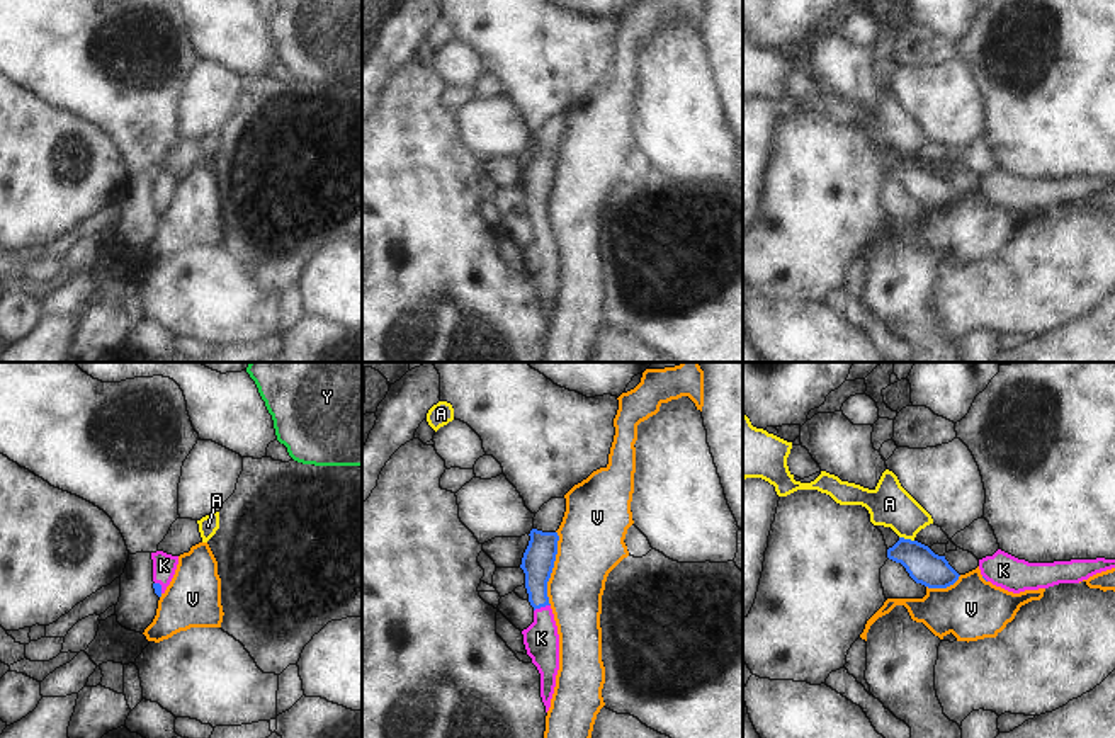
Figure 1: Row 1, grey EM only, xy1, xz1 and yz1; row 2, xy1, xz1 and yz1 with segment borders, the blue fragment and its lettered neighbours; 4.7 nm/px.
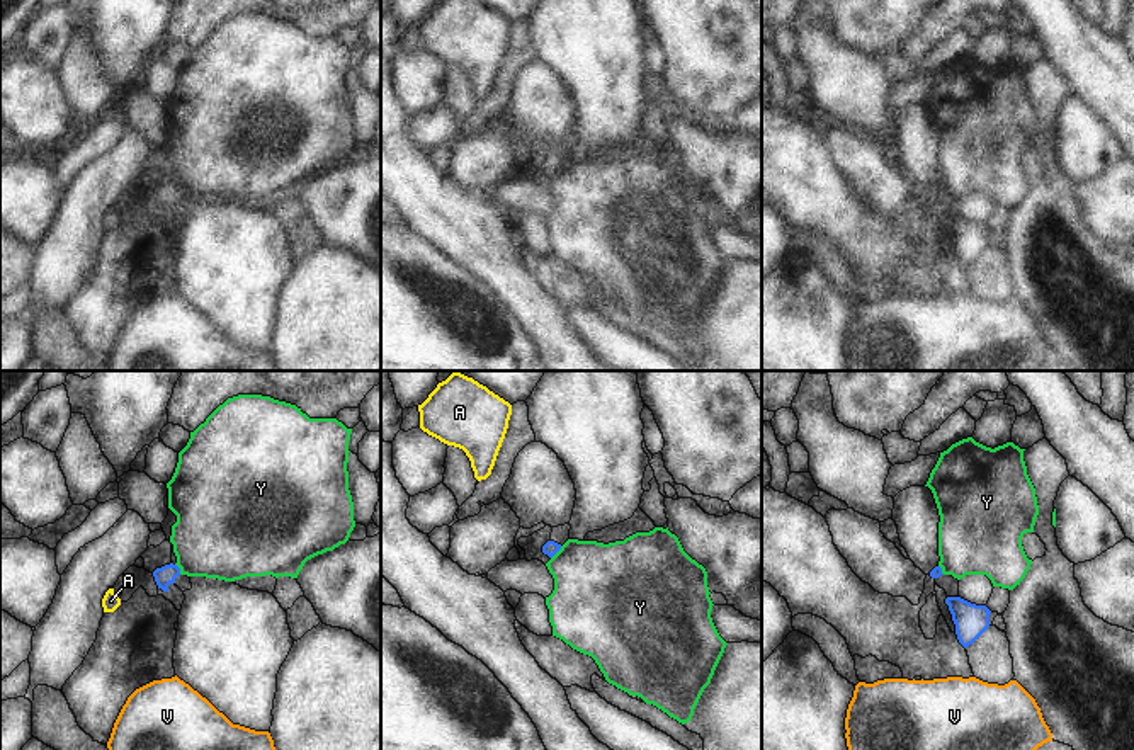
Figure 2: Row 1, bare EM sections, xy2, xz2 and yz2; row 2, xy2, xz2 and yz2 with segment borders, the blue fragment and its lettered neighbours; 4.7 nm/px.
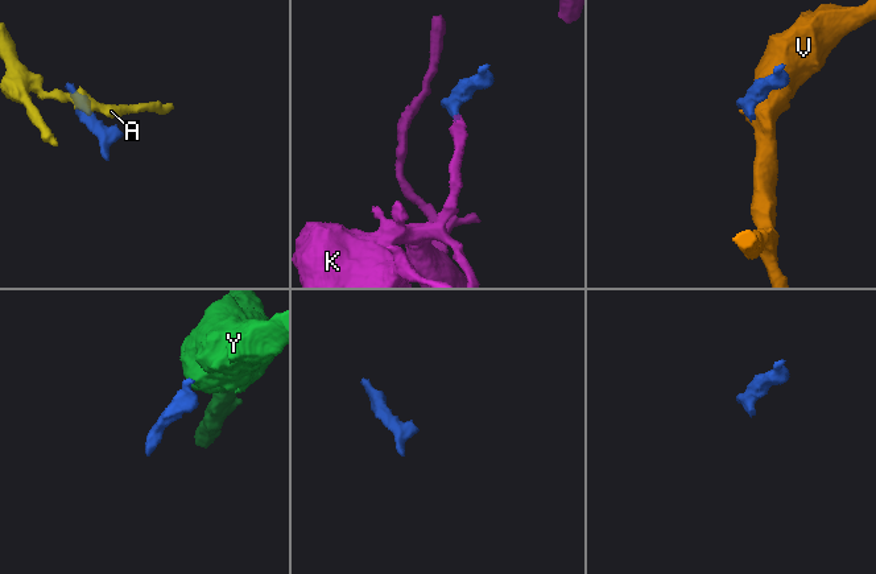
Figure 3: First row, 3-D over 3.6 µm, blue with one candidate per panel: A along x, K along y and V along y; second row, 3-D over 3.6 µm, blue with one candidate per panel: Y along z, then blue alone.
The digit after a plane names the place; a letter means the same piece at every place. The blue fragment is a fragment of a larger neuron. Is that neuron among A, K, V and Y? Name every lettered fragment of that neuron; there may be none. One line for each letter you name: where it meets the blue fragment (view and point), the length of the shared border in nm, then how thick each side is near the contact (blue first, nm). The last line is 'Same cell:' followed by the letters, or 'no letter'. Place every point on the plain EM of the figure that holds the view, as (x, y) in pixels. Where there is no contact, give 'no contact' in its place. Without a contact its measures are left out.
K: contact xz1 (541, 225); length 90 nm; calibres 150 and 170 nm
Same cell: K

